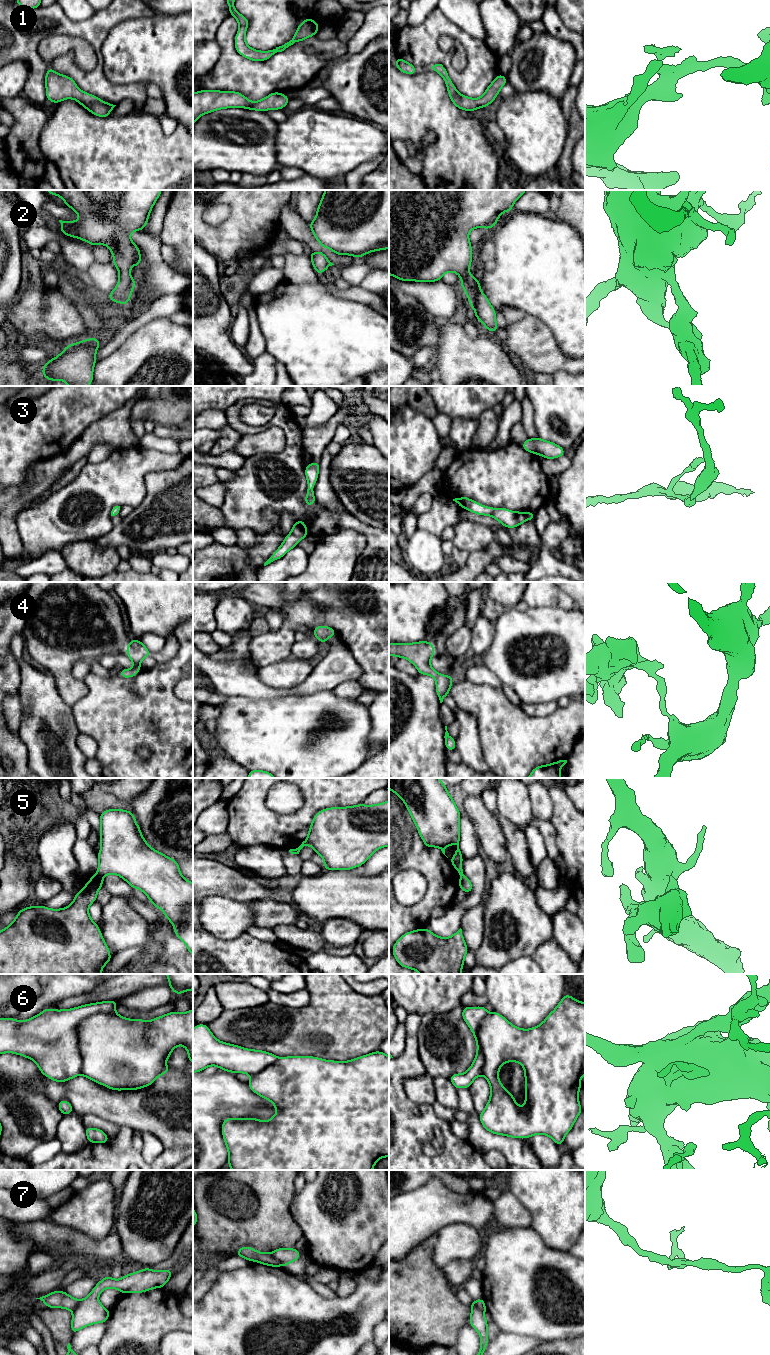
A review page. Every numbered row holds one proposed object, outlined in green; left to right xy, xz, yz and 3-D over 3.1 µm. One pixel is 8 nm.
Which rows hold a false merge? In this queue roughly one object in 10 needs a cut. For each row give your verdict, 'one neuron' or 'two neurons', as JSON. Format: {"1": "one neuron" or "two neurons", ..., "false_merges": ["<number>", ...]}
{"1": "one neuron", "2": "one neuron", "3": "one neuron", "4": "one neuron", "5": "two neurons", "6": "one neuron", "7": "two neurons", "false_merges": ["5", "7"]}

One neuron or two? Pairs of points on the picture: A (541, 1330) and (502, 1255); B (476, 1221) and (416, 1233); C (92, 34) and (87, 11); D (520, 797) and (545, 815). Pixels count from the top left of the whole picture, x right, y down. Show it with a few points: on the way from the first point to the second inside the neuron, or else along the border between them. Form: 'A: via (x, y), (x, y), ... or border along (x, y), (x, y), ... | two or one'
A: via (536, 1311), (531, 1306), (528, 1287), (521, 1274) | one
B: via (461, 1216), (433, 1216), (431, 1218) | one
C: border along (95, 11), (83, 20), (71, 20), (65, 15) | two
D: border along (527, 788), (530, 807), (534, 817) | two

